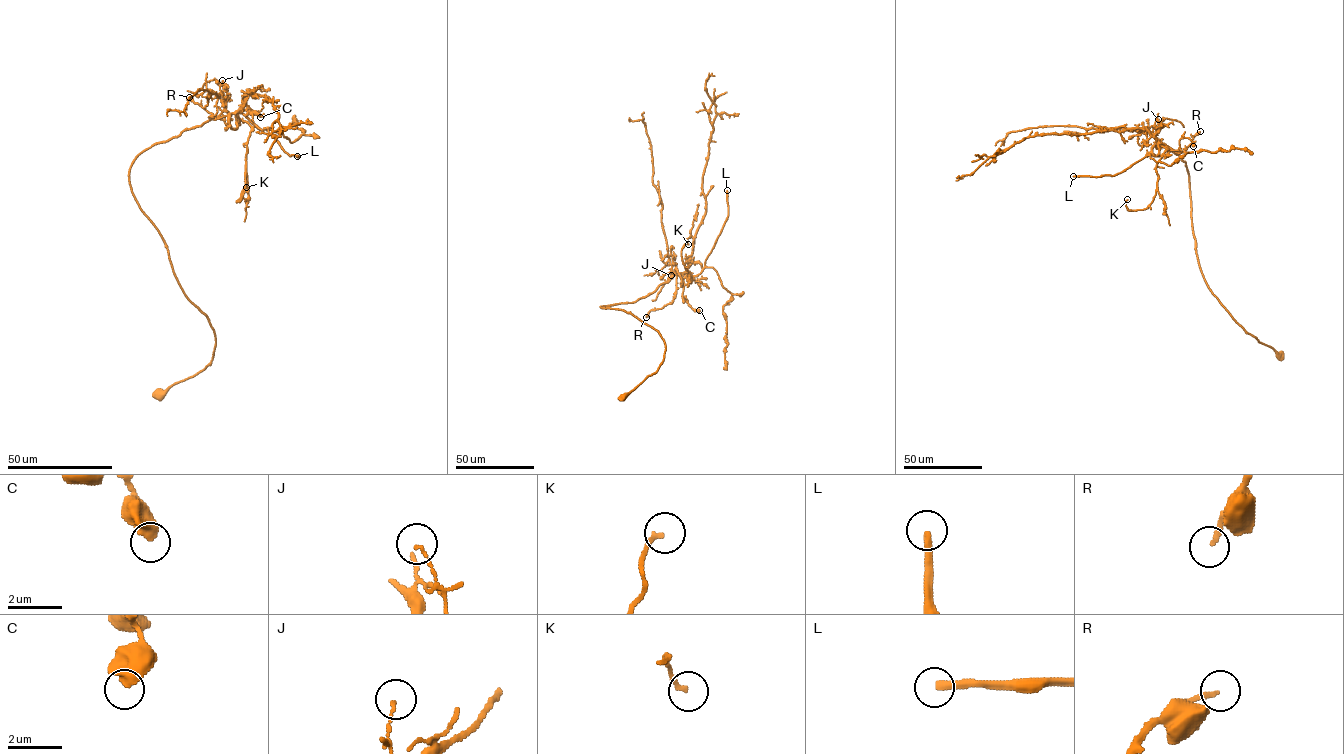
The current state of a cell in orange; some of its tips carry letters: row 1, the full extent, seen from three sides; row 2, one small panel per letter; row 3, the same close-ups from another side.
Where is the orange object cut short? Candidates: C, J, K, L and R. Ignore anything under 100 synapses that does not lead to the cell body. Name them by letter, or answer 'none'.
L

